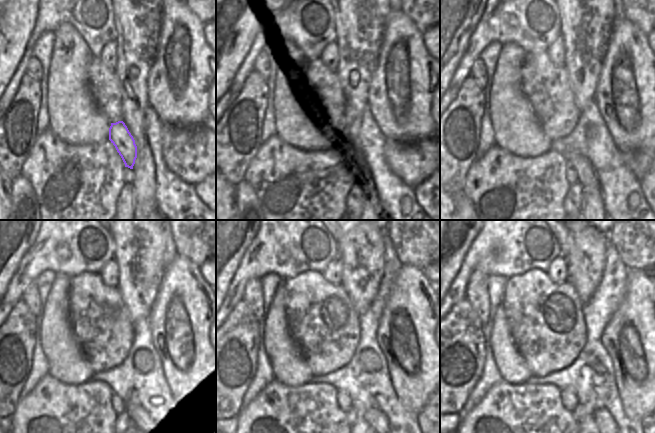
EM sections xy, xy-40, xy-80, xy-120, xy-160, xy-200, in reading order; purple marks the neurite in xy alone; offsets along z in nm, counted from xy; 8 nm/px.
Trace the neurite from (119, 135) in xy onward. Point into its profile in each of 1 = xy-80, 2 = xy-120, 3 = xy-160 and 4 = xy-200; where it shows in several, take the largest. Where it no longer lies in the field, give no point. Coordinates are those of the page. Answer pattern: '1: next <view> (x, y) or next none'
1: next xy-80 (587, 178)
2: next xy-120 (143, 418)
3: next xy-160 (376, 418)
4: next xy-200 (605, 423)

